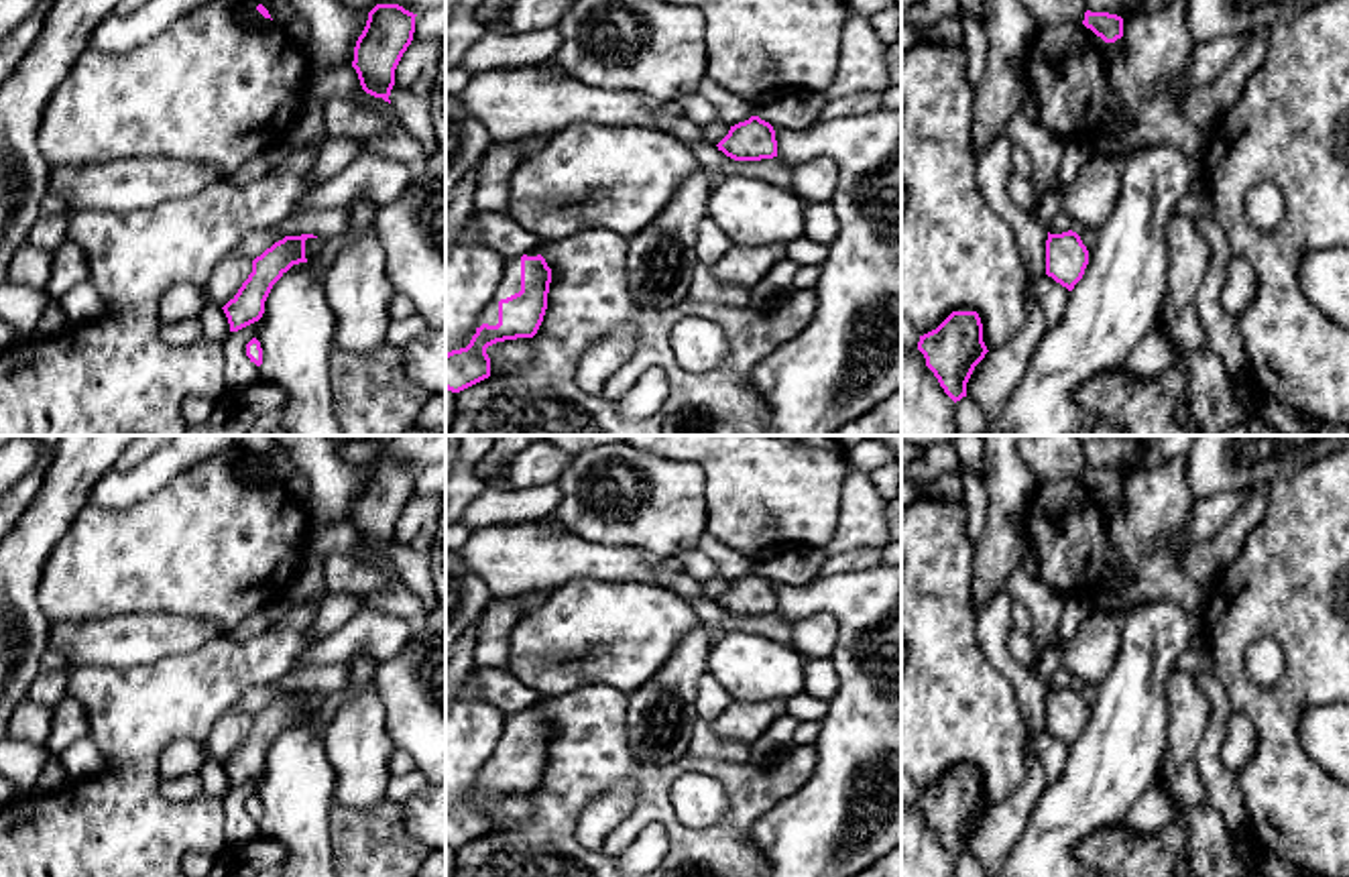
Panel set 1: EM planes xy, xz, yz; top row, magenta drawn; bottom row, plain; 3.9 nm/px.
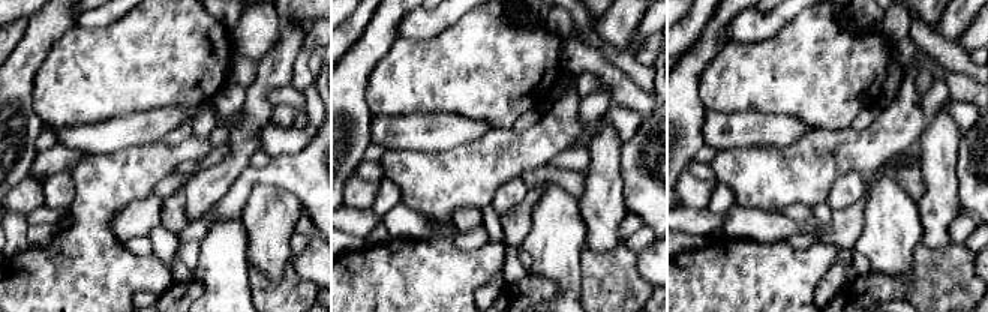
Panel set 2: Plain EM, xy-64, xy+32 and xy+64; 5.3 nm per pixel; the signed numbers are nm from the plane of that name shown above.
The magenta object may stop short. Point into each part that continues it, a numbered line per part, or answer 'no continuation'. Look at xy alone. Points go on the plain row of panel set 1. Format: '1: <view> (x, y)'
no continuation

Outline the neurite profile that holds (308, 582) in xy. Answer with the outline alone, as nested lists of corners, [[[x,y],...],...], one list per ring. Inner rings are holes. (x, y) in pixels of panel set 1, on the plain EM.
[[[305,553],[299,570],[287,584],[283,598],[295,604],[303,600],[317,600],[324,596],[326,596],[324,562],[311,553]]]

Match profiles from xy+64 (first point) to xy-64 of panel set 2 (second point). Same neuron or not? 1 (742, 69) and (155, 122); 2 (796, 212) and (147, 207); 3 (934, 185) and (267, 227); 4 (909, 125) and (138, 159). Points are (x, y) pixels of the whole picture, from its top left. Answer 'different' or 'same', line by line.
1: different
2: same
3: same
4: same

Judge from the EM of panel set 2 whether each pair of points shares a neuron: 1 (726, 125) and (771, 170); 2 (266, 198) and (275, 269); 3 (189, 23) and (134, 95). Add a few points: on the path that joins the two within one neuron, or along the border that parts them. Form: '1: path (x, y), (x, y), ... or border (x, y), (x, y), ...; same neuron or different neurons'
1: border (784, 147), (736, 146), (717, 150); different neurons
2: path (269, 216), (269, 251); same neuron
3: path (171, 41), (135, 77); same neuron

